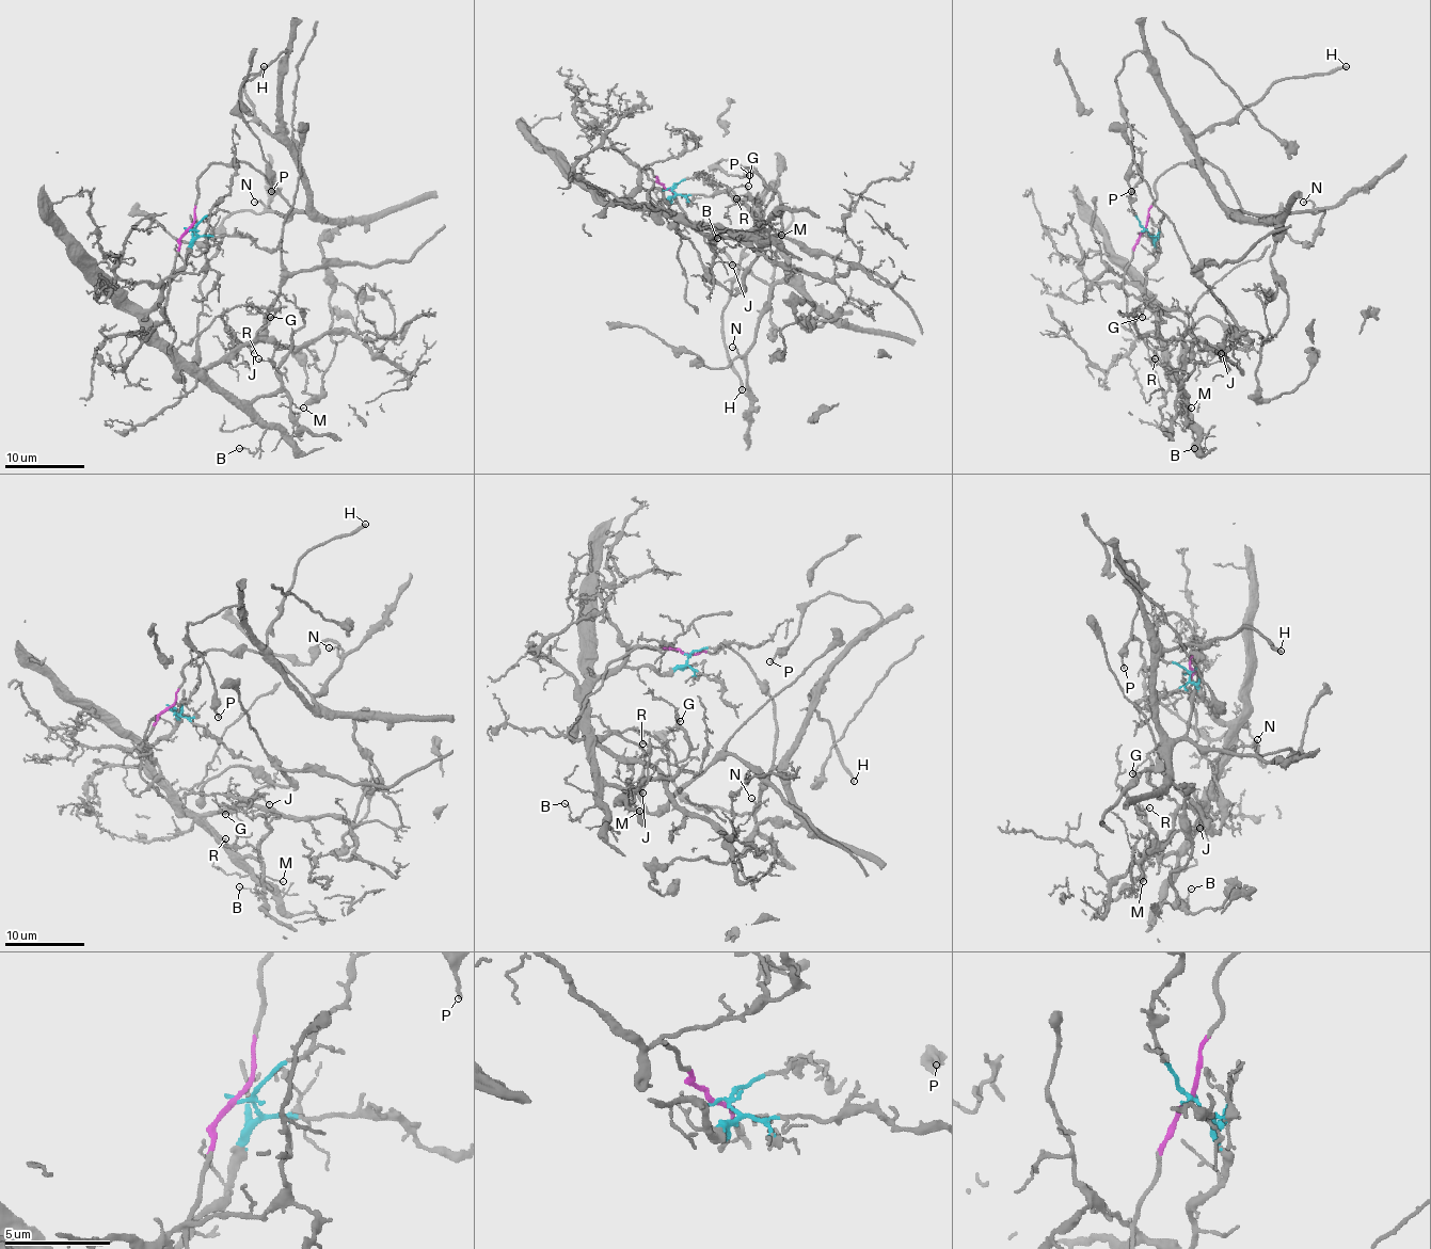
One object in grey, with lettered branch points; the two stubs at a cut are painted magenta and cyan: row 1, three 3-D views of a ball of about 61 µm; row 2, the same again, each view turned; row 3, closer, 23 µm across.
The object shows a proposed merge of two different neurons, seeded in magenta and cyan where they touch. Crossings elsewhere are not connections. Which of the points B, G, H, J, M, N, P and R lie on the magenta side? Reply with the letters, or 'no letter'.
H, N, P

